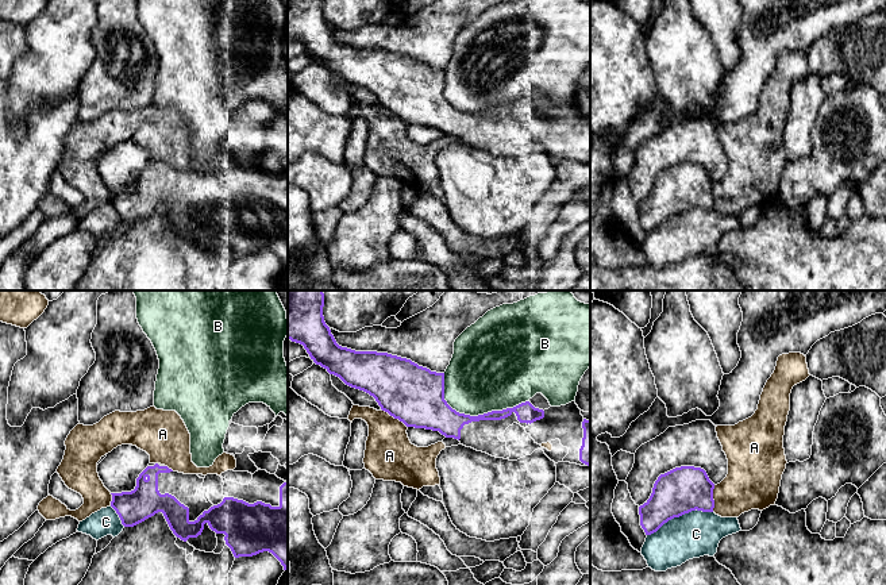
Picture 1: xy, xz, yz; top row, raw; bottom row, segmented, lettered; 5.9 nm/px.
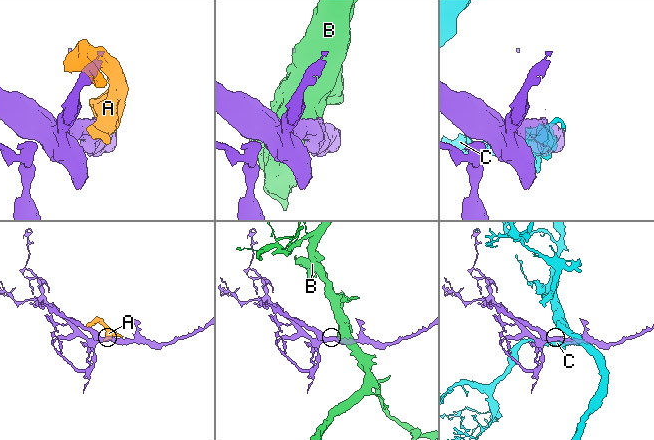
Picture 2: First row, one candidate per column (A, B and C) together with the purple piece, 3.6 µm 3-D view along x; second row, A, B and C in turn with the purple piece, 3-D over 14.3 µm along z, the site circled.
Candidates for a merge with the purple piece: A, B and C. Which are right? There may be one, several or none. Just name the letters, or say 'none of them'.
A

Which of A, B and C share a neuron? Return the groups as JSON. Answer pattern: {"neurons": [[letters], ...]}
{"neurons": [["A"], ["B"], ["C"]]}

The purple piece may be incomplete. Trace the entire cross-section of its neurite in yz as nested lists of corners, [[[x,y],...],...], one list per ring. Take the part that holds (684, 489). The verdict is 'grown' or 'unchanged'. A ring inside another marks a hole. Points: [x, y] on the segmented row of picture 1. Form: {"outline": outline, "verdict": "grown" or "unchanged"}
{"outline": [[[681,466],[660,474],[650,499],[639,507],[646,535],[692,511],[713,512],[713,489],[714,484],[701,467]]], "verdict": "unchanged"}

